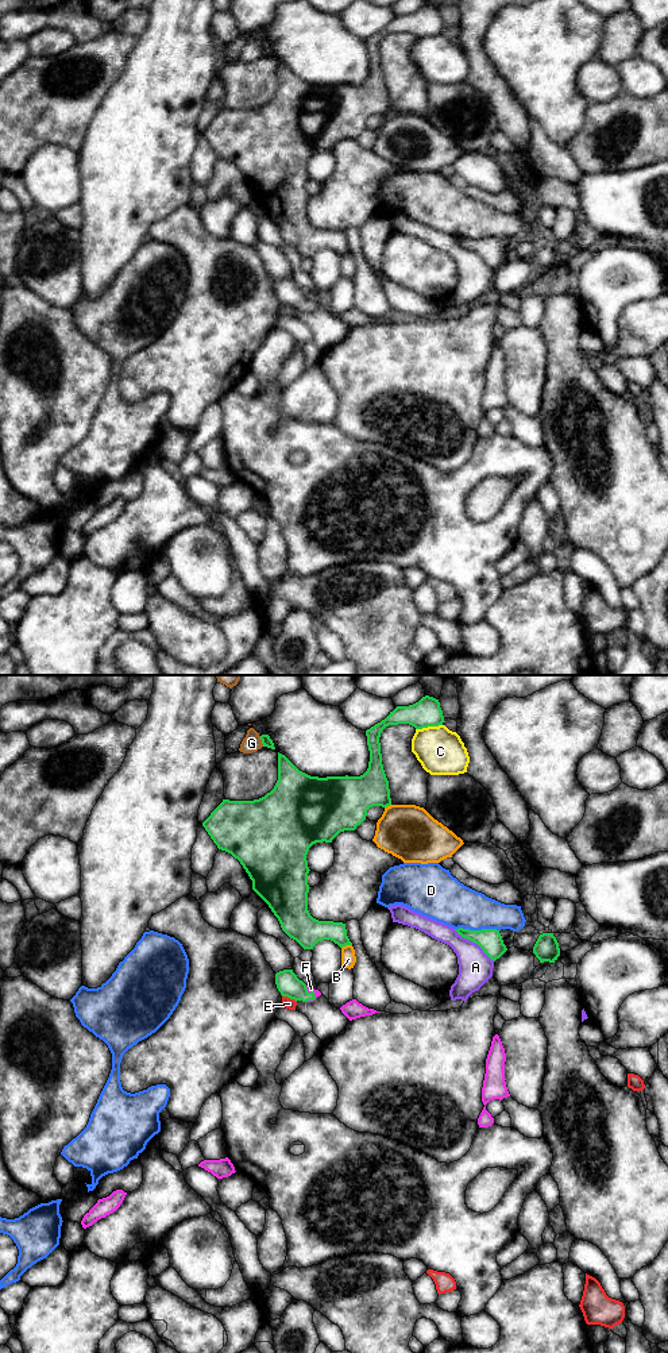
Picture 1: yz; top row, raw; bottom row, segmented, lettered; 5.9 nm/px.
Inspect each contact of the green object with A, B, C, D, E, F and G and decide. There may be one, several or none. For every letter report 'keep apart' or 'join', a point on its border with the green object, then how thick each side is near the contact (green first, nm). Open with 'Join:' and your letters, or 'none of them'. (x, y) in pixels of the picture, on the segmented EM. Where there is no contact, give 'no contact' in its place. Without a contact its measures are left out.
Join: F
A: keep apart | yz (474, 941) | 140/200 nm
B: keep apart | yz (346, 944) | 180/90 nm
C: keep apart | yz (428, 725) | 170/280 nm
D: keep apart | yz (477, 931) | 140/260 nm
E: keep apart | yz (289, 997) | 140/70 nm
F: join | yz (312, 991) | 140/40 nm
G: keep apart | yz (262, 741) | 60/110 nm

